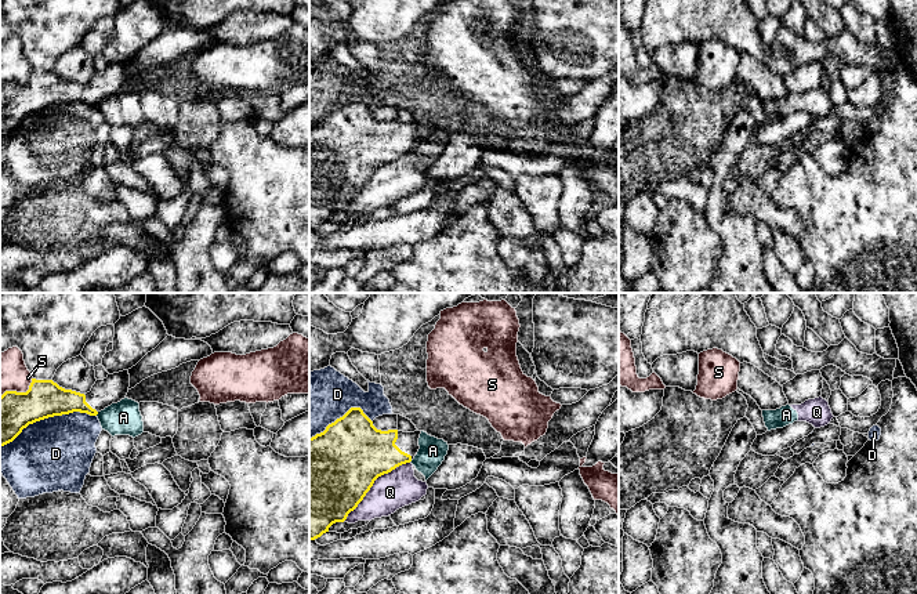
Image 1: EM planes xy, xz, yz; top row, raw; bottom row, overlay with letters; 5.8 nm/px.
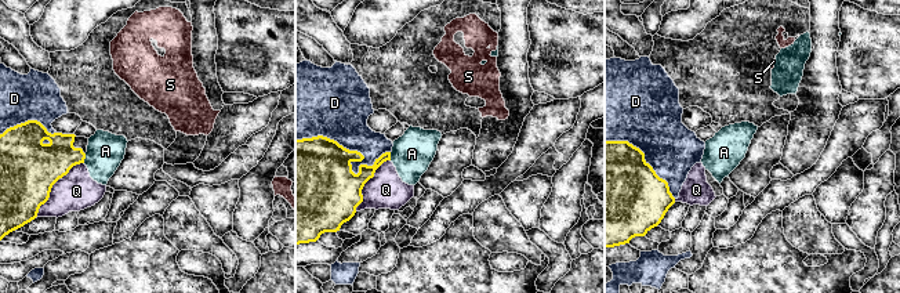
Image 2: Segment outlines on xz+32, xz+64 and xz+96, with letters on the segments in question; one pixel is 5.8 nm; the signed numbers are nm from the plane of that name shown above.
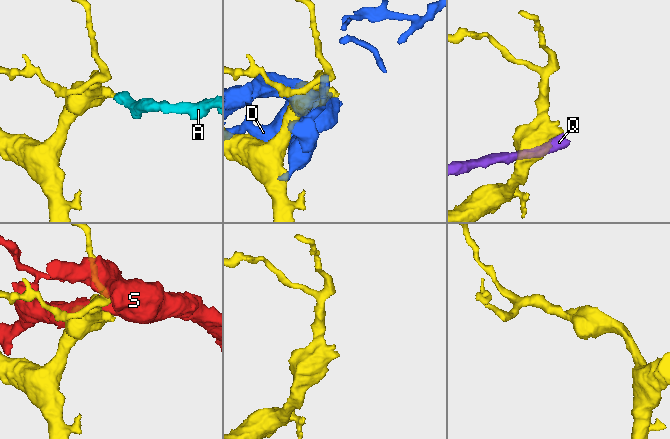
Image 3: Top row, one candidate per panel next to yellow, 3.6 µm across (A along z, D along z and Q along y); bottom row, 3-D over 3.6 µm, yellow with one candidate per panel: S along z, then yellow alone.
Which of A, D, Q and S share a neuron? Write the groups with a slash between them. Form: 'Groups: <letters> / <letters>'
Groups: A Q / D / S

